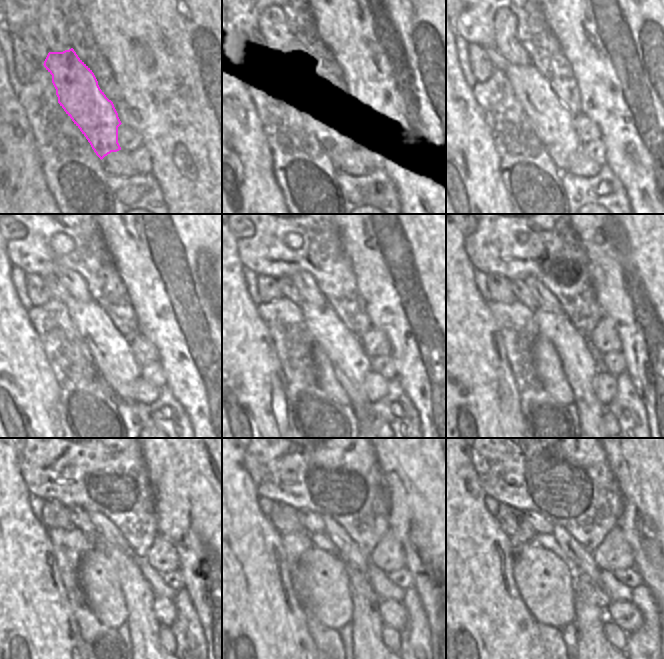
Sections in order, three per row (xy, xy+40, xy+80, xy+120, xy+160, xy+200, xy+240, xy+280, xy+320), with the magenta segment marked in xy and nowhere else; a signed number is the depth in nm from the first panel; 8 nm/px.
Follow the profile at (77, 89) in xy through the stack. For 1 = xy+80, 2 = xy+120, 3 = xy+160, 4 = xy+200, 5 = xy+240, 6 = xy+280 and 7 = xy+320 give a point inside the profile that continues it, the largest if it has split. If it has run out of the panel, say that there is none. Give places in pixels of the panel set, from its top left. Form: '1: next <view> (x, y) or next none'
1: next xy+80 (552, 122)
2: next xy+120 (111, 352)
3: next xy+160 (351, 364)
4: next xy+200 (580, 367)
5: next xy+240 (139, 598)
6: next xy+280 (367, 623)
7: next xy+320 (590, 600)

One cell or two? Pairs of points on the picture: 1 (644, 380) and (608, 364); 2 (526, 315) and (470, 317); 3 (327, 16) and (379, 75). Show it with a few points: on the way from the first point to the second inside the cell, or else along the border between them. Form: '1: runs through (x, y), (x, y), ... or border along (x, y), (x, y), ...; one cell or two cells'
1: border along (619, 350), (623, 355), (626, 369); two cells
2: border along (487, 302), (487, 306), (502, 338); two cells
3: runs through (342, 31), (371, 60); one cell

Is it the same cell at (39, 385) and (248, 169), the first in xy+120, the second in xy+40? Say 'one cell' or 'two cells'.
one cell

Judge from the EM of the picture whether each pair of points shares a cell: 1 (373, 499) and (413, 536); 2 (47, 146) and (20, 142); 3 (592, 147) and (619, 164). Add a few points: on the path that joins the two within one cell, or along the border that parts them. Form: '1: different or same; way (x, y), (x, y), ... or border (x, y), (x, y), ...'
1: different; border (387, 491), (389, 495), (388, 529)
2: different; border (28, 122), (42, 167)
3: different; border (600, 137), (605, 147), (606, 163)

